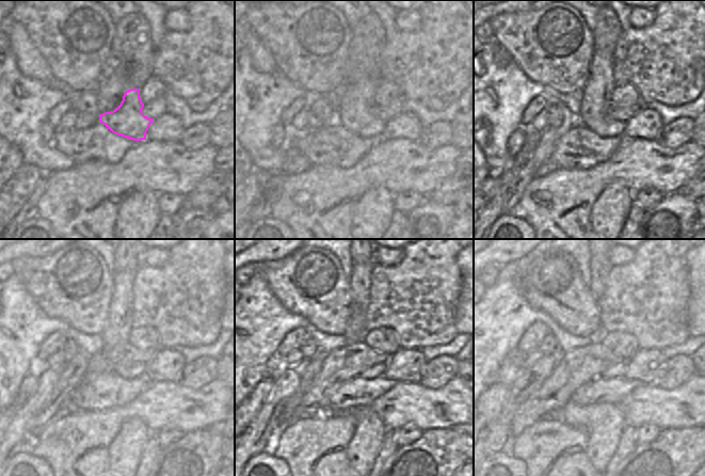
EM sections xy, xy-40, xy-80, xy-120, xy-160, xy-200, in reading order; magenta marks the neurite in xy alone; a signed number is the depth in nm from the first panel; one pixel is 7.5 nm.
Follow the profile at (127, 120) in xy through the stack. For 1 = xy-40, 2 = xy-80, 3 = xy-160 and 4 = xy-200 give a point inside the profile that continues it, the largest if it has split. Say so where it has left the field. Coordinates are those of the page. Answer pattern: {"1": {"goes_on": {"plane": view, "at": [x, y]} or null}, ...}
{"1": {"goes_on": {"plane": "xy-40", "at": [353, 112]}}, "2": {"goes_on": {"plane": "xy-80", "at": [596, 95]}}, "3": {"goes_on": {"plane": "xy-160", "at": [355, 331]}}, "4": {"goes_on": {"plane": "xy-200", "at": [599, 265]}}}

